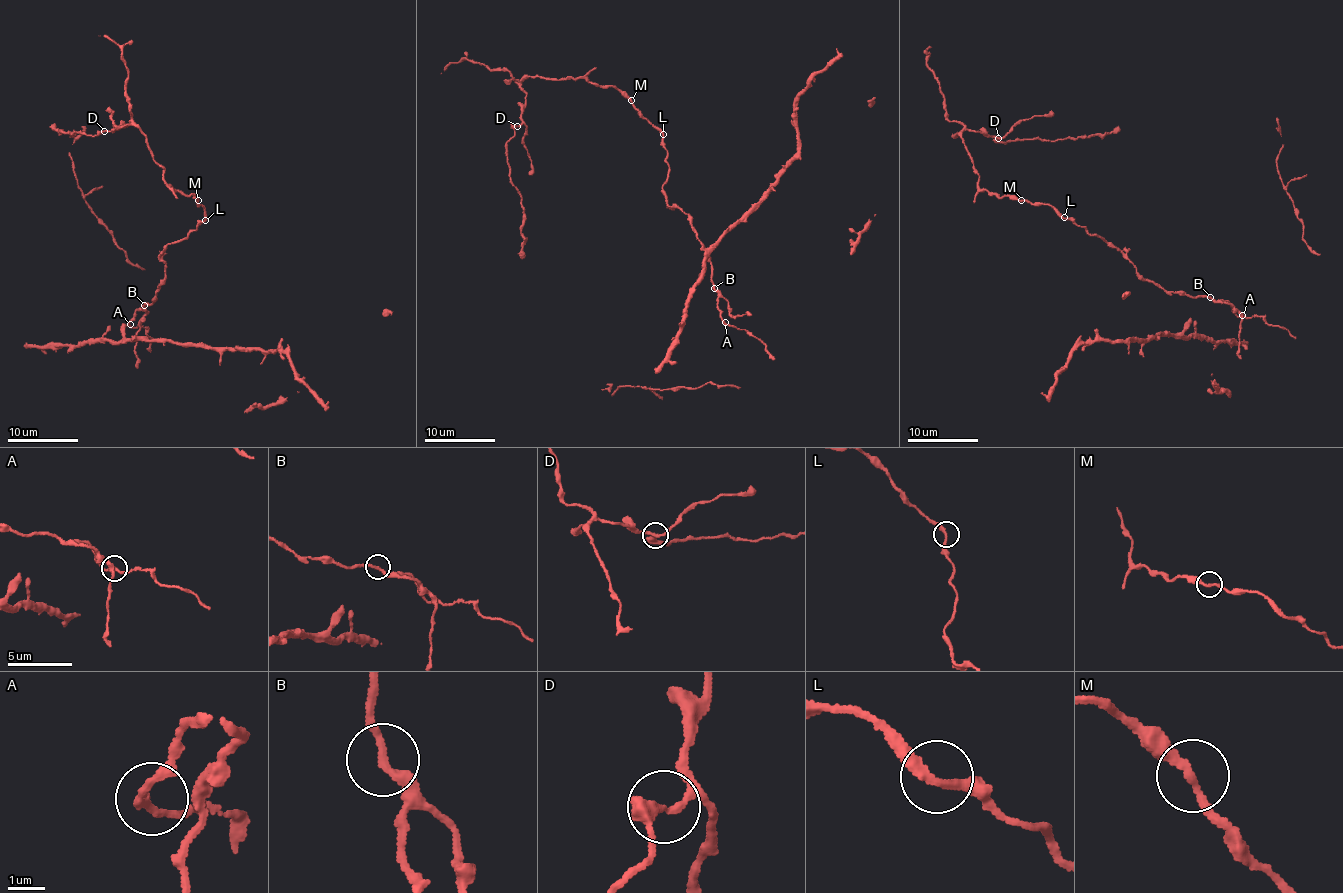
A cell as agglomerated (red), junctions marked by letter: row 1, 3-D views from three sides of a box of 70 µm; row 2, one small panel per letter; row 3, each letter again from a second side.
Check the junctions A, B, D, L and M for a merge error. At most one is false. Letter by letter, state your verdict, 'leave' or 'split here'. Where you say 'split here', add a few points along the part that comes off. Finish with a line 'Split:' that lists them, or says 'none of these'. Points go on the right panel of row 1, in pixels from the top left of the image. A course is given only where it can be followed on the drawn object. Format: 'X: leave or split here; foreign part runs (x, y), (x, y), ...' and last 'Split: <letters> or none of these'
A: leave
B: leave
D: leave
L: leave
M: leave
Split: none of these

